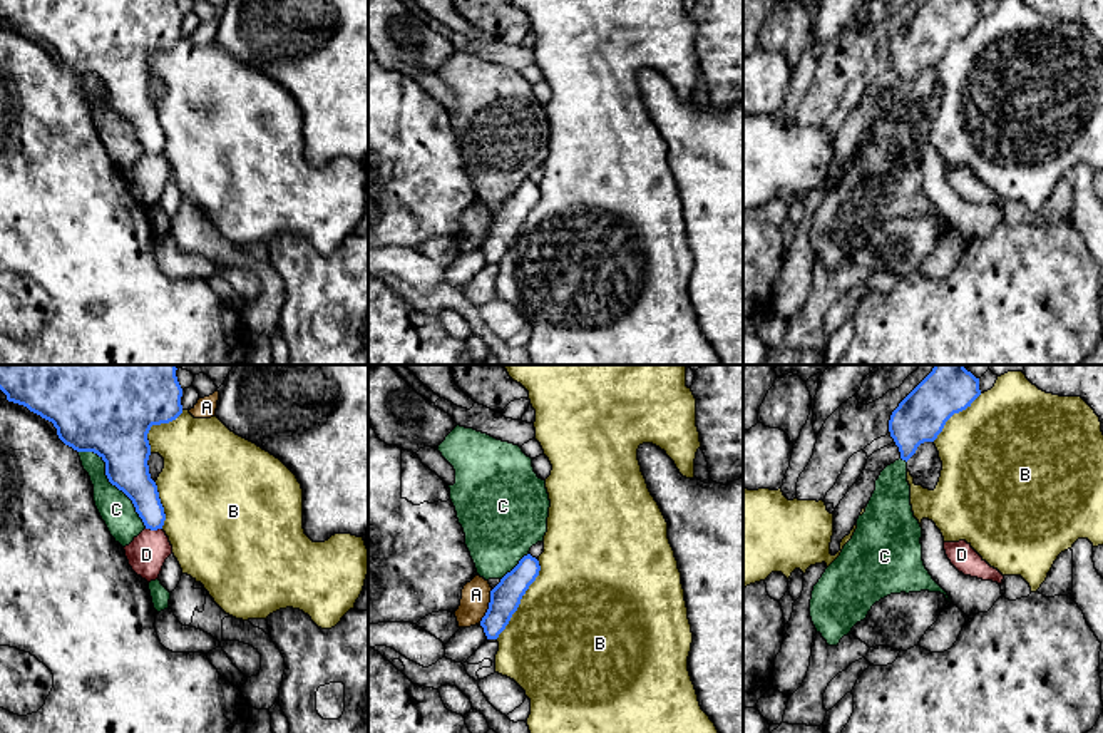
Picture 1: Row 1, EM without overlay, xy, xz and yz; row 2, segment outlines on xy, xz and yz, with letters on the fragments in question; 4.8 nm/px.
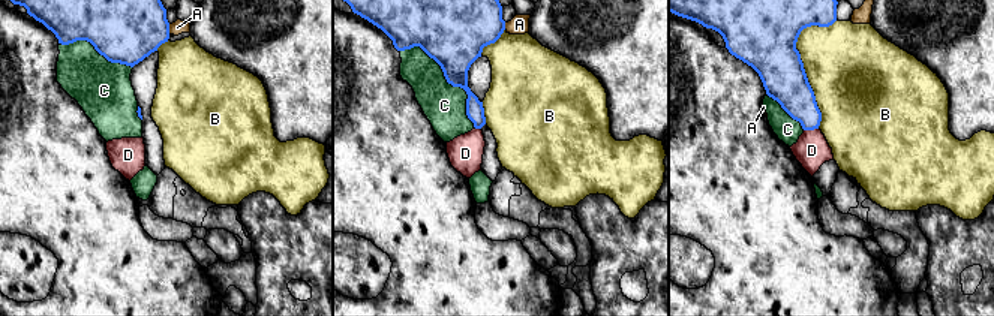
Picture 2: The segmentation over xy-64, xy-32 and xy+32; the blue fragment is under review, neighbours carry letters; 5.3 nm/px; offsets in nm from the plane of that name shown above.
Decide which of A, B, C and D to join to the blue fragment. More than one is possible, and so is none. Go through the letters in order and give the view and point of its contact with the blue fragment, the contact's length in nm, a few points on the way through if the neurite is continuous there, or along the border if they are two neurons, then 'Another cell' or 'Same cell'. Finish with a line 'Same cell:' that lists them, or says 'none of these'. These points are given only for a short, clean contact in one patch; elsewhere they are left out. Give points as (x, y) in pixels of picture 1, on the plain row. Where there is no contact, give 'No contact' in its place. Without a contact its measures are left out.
A: Touches blue at xz (489, 231). Shared border 180 nm. Another cell
B: Touches blue at xz (521, 223). Shared border 440 nm. Another cell
C: Touches blue at xy (112, 109). Shared border 500 nm. Another cell
D: Touches blue at xy (154, 154). Shared border 80 nm. Boundary: xy (146, 153), (161, 154). Another cell
Same cell: none of these

